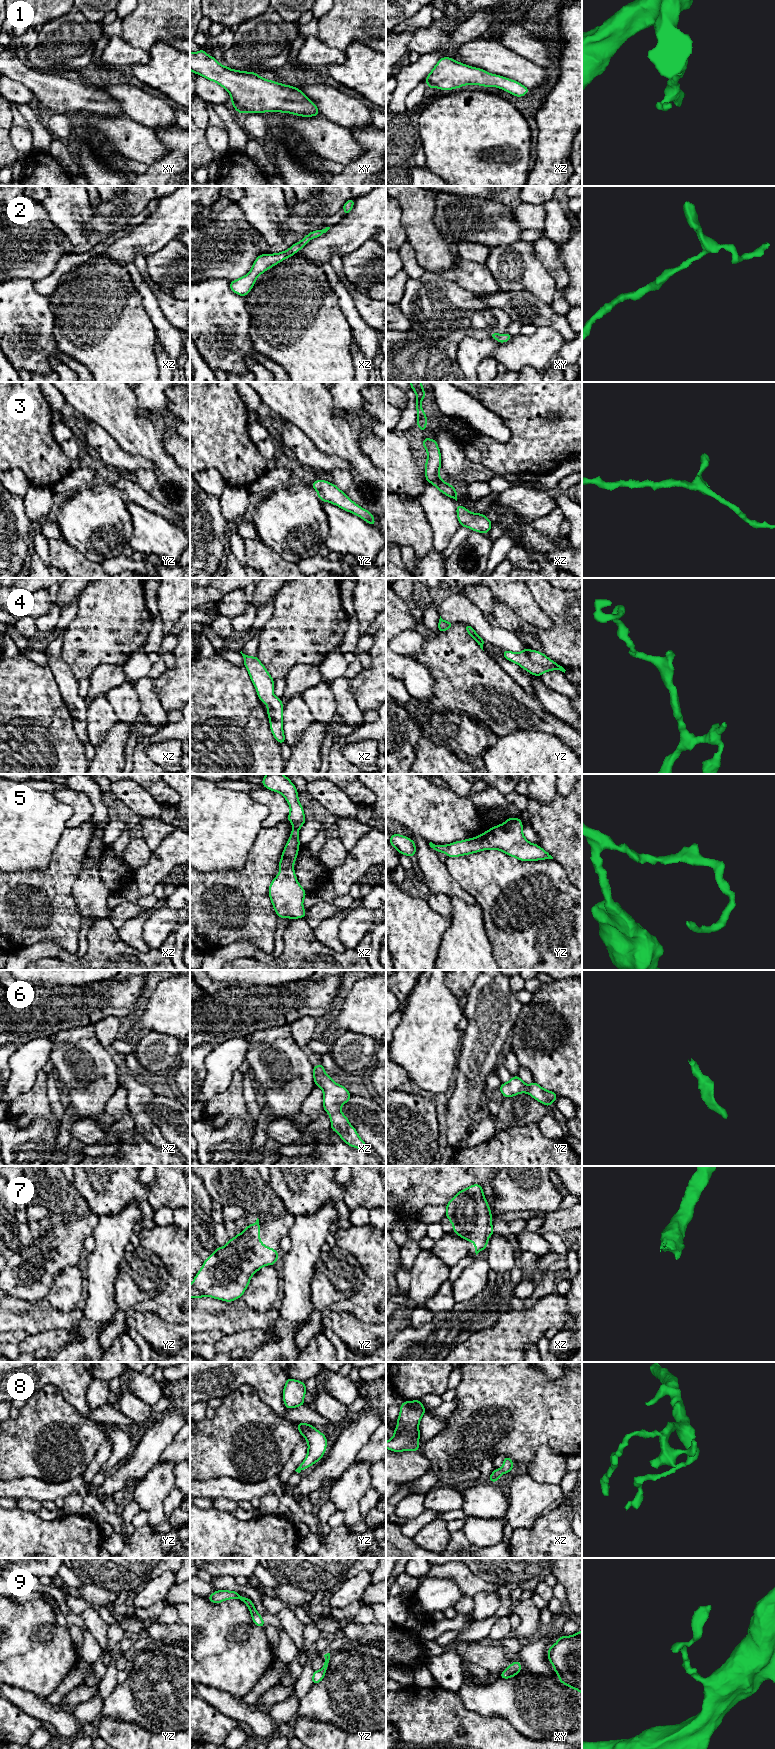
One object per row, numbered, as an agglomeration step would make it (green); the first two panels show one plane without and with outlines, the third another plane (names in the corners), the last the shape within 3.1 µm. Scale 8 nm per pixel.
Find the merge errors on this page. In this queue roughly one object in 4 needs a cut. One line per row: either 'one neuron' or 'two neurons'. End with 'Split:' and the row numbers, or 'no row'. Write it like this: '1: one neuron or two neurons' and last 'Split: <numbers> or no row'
1: one neuron
2: one neuron
3: one neuron
4: one neuron
5: one neuron
6: one neuron
7: one neuron
8: one neuron
9: one neuron
Split: no row

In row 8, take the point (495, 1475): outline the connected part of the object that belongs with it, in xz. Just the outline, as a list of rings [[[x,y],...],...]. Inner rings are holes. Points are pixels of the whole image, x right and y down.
[[[504,1457],[504,1462],[503,1462],[503,1465],[500,1469],[495,1469],[490,1477],[489,1477],[489,1481],[493,1482],[493,1483],[496,1483],[496,1481],[499,1479],[499,1477],[502,1475],[502,1474],[506,1474],[510,1471],[512,1471],[514,1467],[514,1464],[512,1462],[512,1459],[510,1457]]]

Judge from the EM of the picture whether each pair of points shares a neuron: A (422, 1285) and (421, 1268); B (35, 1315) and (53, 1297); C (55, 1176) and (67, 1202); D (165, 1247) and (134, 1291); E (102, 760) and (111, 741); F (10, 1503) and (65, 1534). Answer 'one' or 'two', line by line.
A: one
B: two
C: one
D: two
E: one
F: two

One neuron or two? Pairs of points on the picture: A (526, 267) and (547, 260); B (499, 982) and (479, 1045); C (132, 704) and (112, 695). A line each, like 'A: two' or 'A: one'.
A: two
B: one
C: one

